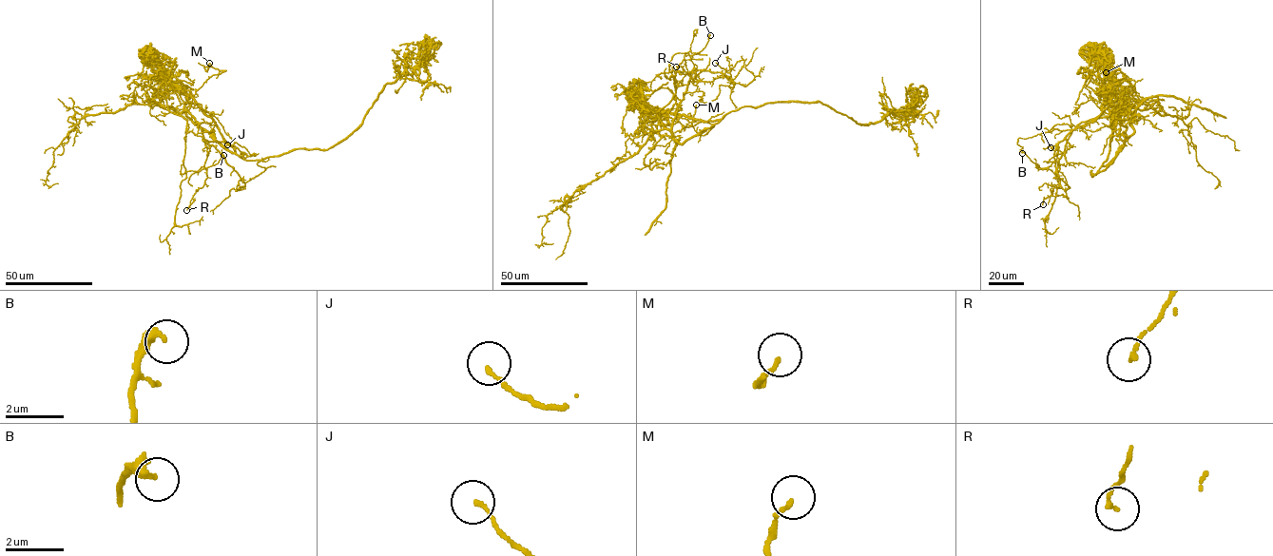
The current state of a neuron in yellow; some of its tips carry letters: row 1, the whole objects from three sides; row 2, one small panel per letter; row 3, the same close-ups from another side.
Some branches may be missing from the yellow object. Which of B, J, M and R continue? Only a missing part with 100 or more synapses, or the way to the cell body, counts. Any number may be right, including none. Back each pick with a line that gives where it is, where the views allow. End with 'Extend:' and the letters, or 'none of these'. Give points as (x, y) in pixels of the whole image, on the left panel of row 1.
Extend: none of these

